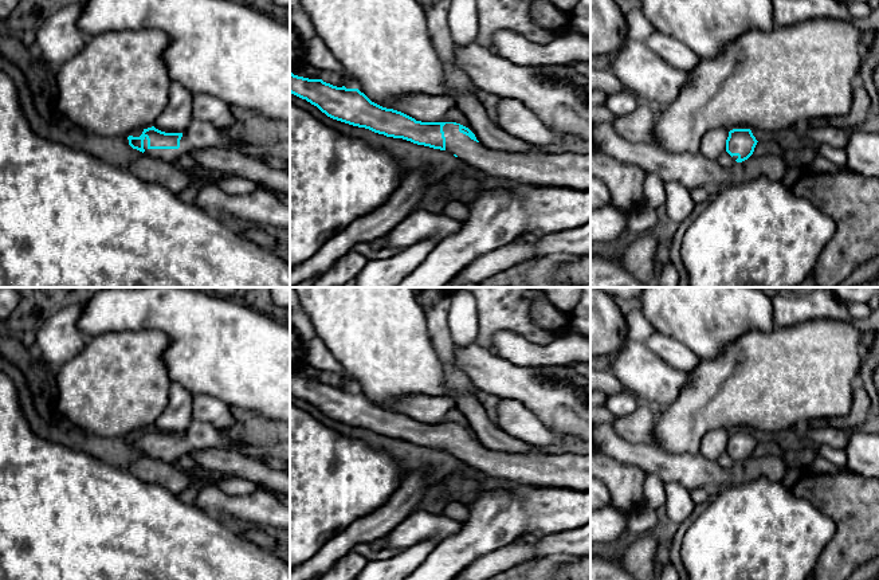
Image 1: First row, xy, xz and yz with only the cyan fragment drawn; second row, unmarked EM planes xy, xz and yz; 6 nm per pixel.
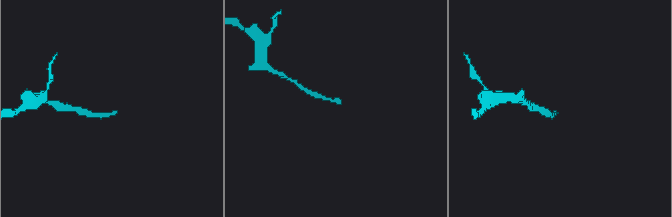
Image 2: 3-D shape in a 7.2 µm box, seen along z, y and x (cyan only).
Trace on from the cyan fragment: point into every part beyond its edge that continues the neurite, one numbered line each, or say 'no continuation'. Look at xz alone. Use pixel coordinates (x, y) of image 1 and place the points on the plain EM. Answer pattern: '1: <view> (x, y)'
1: xz (572, 470)

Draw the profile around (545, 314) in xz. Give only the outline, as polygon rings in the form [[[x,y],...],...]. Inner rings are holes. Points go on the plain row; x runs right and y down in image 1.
[[[539,287],[539,294],[531,306],[531,317],[534,322],[549,330],[561,333],[569,332],[569,313],[558,310],[546,297],[544,287]]]

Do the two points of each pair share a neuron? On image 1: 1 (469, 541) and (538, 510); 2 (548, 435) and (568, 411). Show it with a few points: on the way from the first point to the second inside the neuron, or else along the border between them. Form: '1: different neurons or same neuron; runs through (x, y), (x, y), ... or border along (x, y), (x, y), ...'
1: same neuron; runs through (486, 528), (499, 516), (521, 512)
2: different neurons; border along (529, 408), (558, 434)

